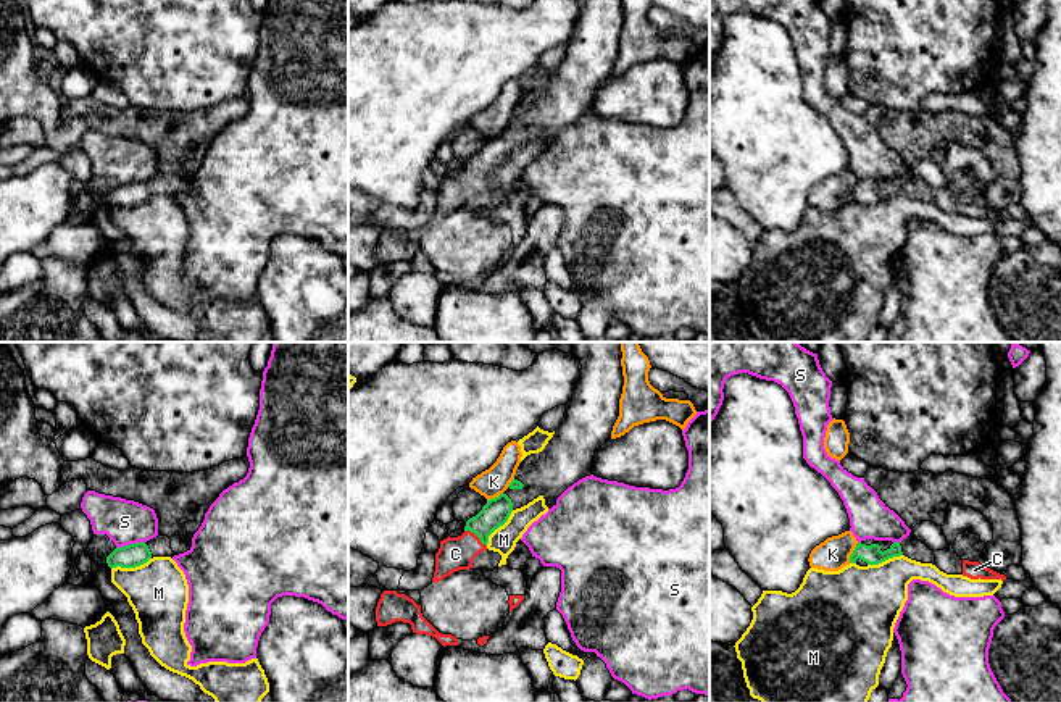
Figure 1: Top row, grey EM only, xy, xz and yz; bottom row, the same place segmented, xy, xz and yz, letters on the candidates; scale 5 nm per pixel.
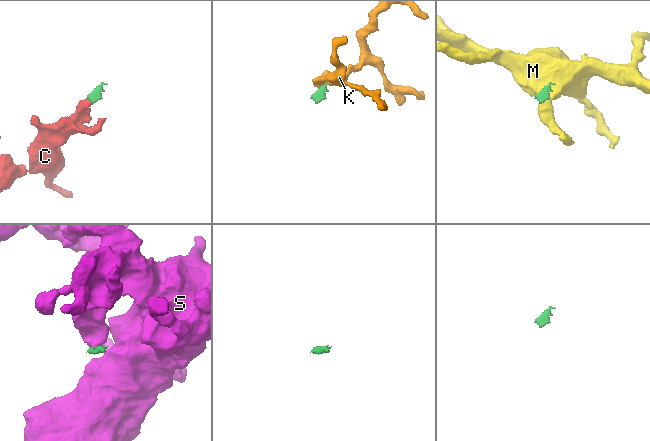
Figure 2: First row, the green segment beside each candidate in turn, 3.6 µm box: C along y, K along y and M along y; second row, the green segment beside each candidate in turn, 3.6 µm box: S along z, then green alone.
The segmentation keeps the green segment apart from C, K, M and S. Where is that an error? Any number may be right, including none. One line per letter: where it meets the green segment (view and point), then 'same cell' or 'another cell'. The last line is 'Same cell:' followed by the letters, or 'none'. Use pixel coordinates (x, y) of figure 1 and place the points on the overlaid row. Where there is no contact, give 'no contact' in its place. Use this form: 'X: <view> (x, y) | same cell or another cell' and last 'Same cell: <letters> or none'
C: xz (476, 534) | same cell
K: yz (853, 552) | another cell
M: xy (131, 567) | another cell
S: xy (129, 544) | another cell
Same cell: C

